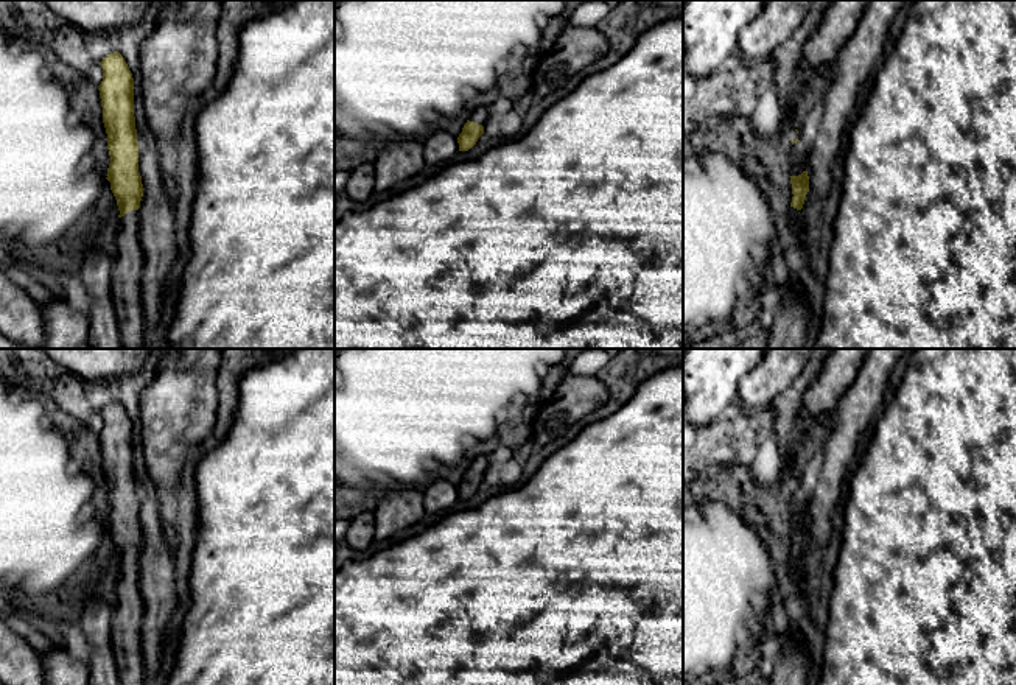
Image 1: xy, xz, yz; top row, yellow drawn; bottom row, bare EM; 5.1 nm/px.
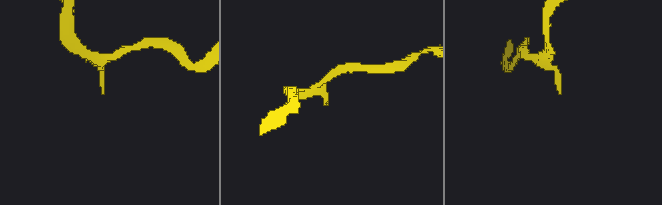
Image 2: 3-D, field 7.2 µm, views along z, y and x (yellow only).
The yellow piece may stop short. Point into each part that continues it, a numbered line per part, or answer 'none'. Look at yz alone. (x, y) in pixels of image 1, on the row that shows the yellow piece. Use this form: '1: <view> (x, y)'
none

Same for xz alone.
1: xz (479, 115)

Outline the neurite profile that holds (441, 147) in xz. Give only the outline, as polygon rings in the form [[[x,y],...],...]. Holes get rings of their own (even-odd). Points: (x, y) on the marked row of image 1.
[[[442,129],[429,131],[423,148],[425,163],[428,165],[443,165],[451,162],[453,157],[459,153],[457,139]]]

